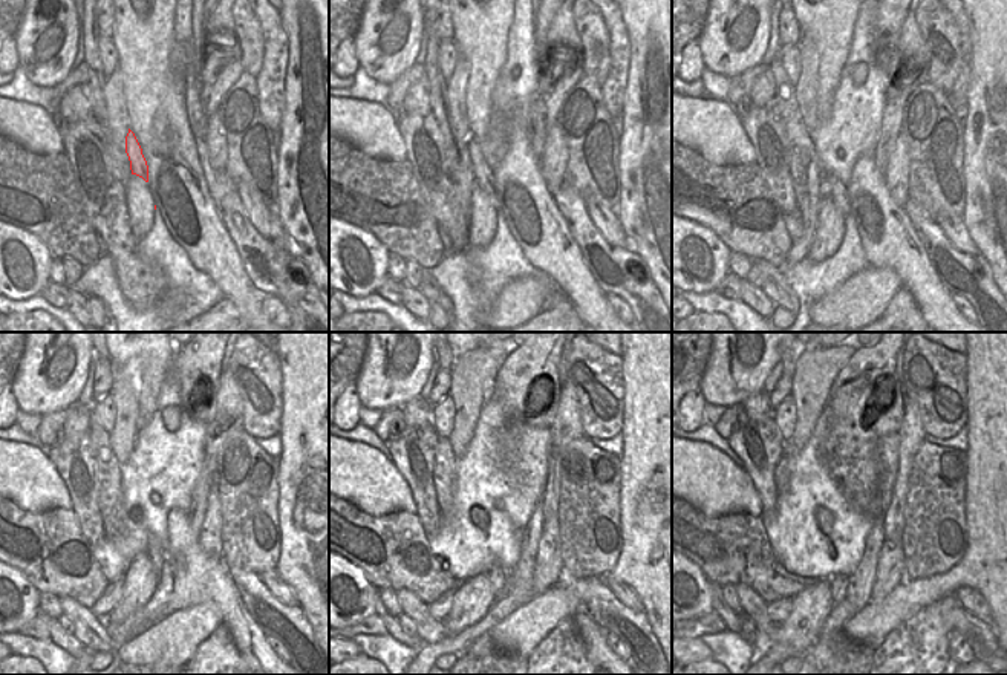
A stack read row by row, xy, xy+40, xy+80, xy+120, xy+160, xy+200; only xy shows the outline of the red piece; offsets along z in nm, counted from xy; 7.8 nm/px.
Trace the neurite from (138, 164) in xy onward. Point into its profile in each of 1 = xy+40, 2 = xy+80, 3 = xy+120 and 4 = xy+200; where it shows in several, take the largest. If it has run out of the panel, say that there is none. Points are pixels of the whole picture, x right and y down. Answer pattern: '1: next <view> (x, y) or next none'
1: next xy+40 (482, 172)
2: next xy+80 (830, 187)
3: next xy+120 (155, 550)
4: next xy+200 (837, 583)

